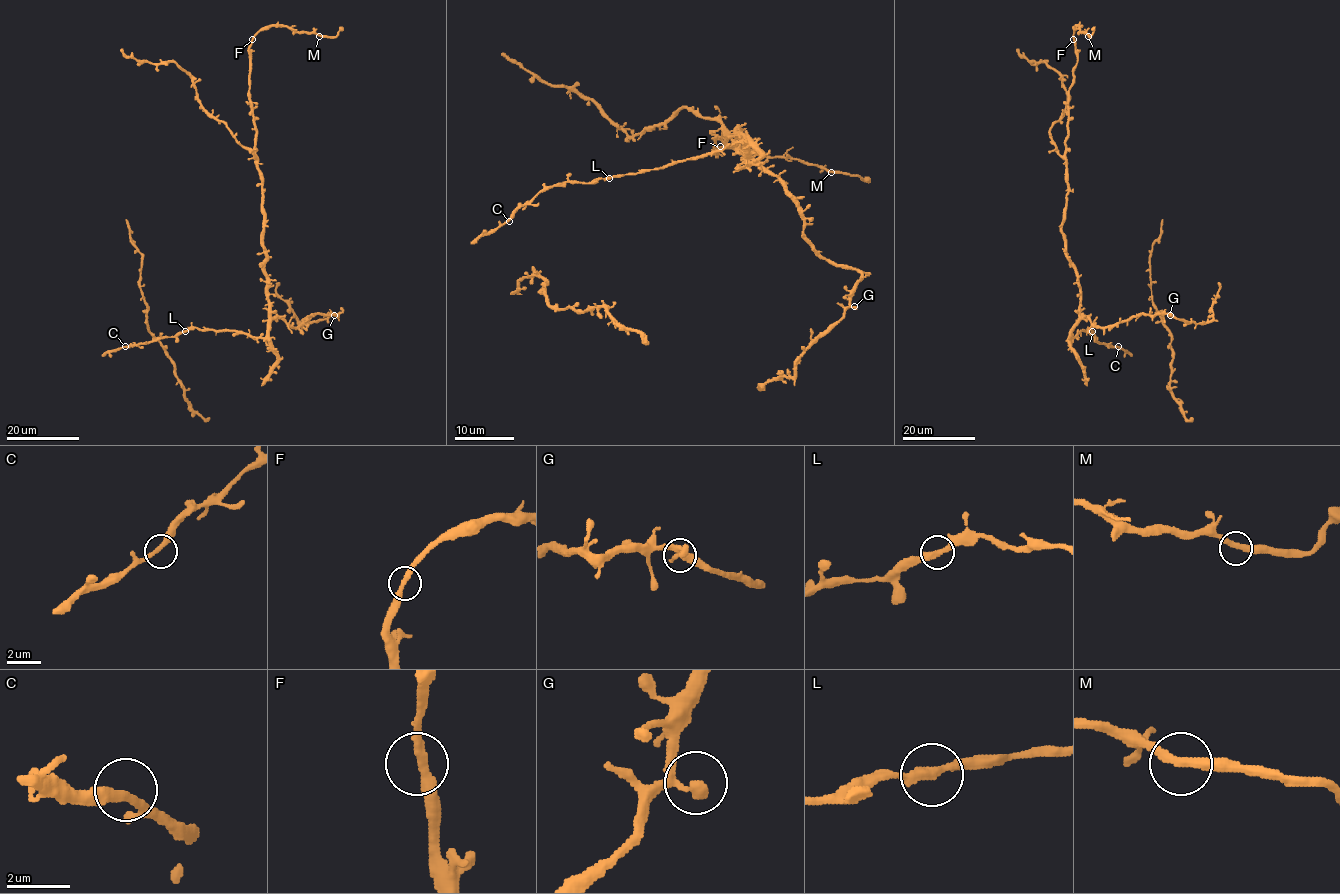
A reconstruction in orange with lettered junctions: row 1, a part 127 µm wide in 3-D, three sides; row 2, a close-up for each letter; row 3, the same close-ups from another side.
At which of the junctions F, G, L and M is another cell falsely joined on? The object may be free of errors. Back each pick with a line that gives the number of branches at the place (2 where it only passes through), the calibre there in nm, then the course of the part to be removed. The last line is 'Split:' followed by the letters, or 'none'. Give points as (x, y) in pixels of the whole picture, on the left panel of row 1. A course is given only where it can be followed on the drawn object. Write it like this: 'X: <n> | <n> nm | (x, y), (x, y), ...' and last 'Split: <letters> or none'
Split: none

